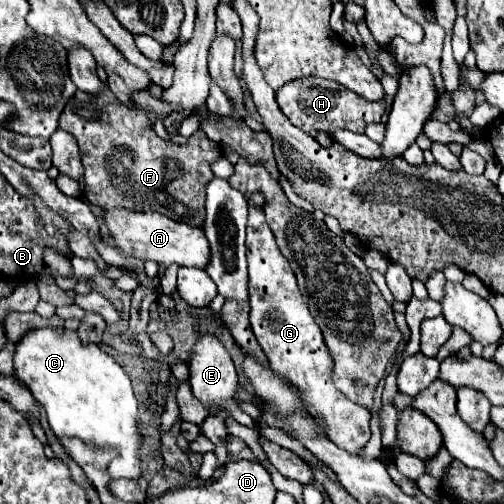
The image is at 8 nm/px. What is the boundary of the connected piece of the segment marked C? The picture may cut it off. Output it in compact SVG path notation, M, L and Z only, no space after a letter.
M33 328L15 344L15 376L31 390L35 400L45 408L51 430L57 436L77 436L93 446L117 450L119 456L109 464L111 478L139 478L139 406L125 370L105 354L97 344L81 344L77 332L57 328Z

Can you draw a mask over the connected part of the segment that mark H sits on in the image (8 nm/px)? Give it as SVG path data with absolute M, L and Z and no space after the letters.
M315 76L291 80L289 84L281 86L275 92L275 100L277 100L281 112L289 118L289 122L297 128L303 128L305 132L321 130L325 134L331 134L339 128L347 128L355 134L363 134L365 126L371 122L379 122L385 112L385 100L369 102L337 82L321 80Z

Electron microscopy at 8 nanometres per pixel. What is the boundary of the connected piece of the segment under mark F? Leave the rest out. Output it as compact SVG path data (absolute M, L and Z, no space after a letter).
M105 86L101 94L87 94L77 92L71 100L71 106L75 108L63 108L59 116L59 128L67 130L75 136L81 152L81 160L85 166L85 190L83 198L99 208L127 208L137 212L159 212L163 216L169 216L173 220L199 226L203 228L203 204L205 204L205 188L209 180L213 180L211 164L221 158L221 148L215 146L213 140L205 136L205 132L199 128L191 138L187 138L185 144L175 144L171 140L163 140L155 134L151 128L147 116L143 112L135 112L127 106L123 106L113 92Z

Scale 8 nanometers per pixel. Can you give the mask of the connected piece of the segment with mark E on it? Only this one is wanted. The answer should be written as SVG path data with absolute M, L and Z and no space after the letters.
M203 334L197 338L191 352L189 382L193 394L205 408L209 408L211 402L221 406L223 400L233 398L237 388L237 372L229 352L217 336Z

